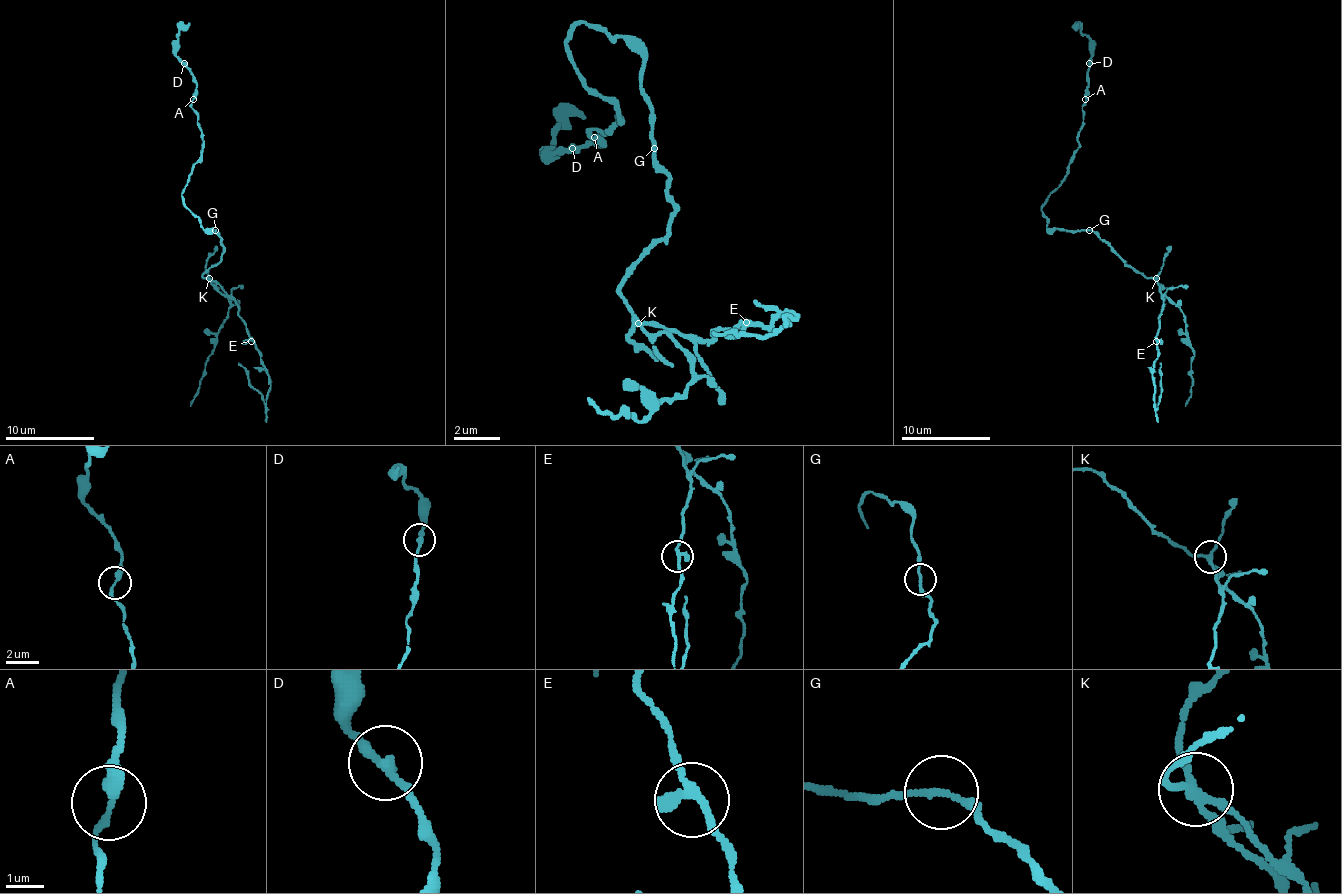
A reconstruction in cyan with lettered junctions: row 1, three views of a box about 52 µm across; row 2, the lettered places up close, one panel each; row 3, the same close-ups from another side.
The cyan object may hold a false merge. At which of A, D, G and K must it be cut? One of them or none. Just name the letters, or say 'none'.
K

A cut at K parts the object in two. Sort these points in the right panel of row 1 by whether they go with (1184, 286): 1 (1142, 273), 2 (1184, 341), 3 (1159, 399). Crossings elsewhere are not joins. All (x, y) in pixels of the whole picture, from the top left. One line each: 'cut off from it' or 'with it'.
1: cut off from it
2: cut off from it
3: with it

